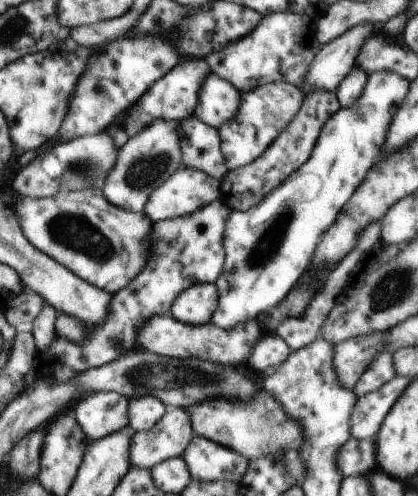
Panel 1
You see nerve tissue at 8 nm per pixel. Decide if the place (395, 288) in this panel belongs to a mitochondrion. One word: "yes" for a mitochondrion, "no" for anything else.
yes

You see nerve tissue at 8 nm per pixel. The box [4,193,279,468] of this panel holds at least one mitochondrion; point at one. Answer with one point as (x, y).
(74, 230)

